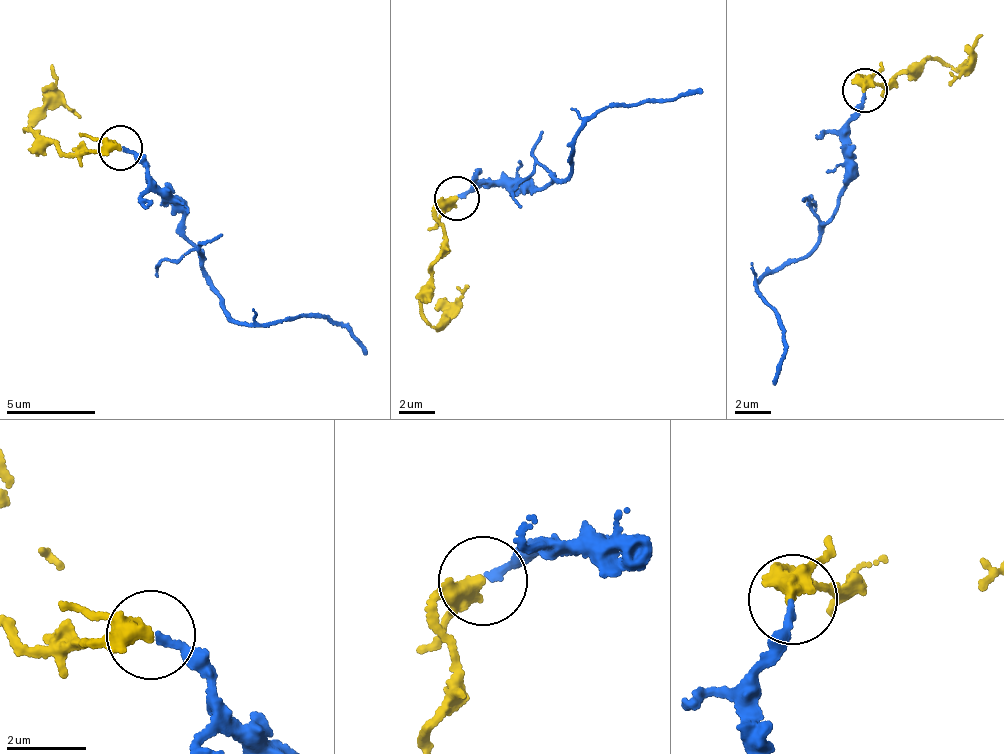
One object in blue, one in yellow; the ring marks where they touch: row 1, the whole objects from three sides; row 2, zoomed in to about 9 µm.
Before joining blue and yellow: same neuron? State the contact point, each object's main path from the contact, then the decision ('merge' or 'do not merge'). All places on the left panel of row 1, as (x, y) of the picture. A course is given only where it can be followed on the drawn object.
place (120, 147); course blue (122, 150), (174, 205), (176, 226), (236, 323), (273, 322), (321, 313), (365, 354); course yellow (120, 147), (63, 151), (27, 127), (29, 129), (53, 91), (53, 64); merge

